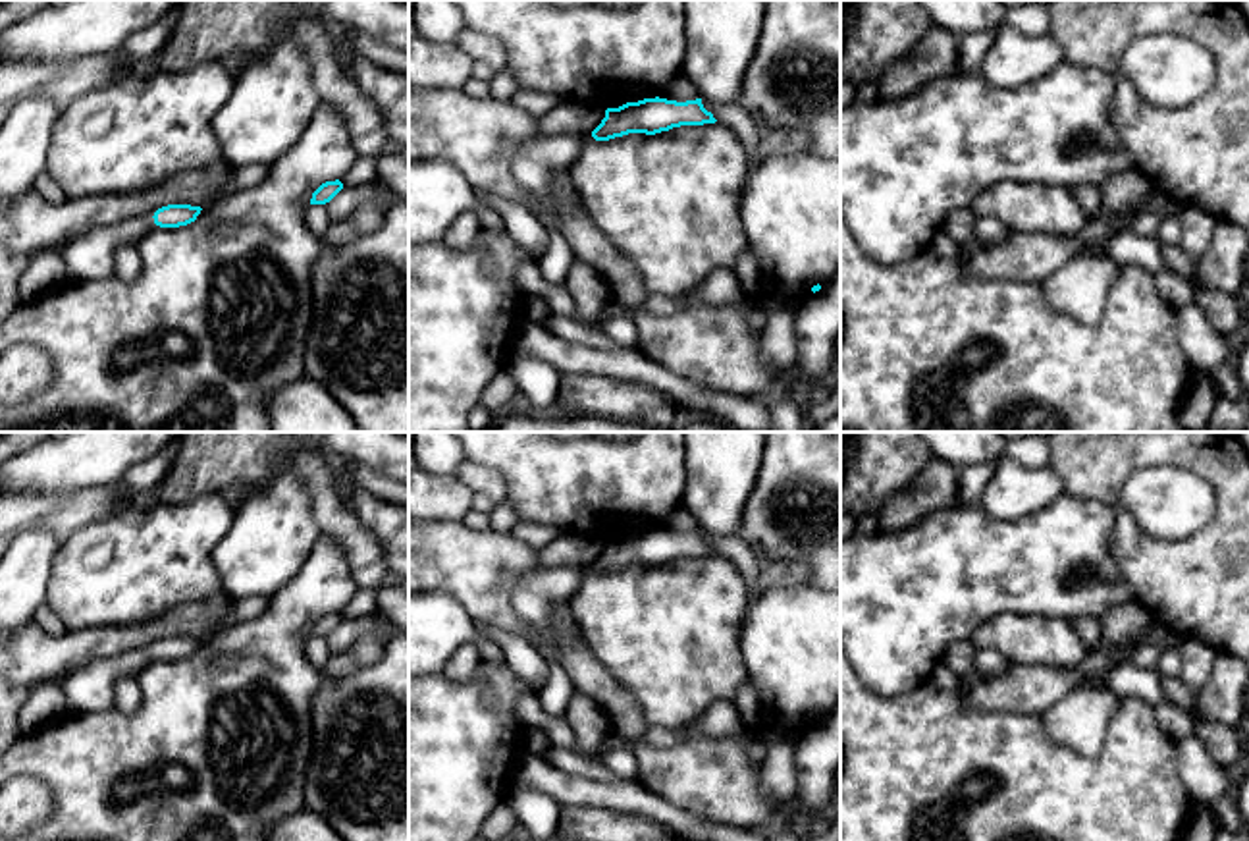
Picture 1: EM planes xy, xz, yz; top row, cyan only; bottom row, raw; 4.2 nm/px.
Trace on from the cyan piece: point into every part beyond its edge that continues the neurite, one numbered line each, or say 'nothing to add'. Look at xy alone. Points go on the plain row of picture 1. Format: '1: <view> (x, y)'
1: xy (89, 689)

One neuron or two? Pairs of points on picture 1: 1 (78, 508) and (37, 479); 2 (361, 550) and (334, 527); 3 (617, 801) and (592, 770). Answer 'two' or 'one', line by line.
1: two
2: one
3: two

